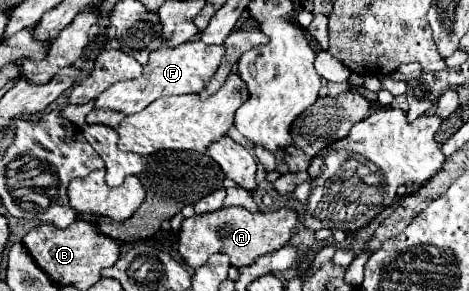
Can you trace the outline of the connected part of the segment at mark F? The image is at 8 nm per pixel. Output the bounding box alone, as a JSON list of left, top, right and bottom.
[94,41,224,115]

